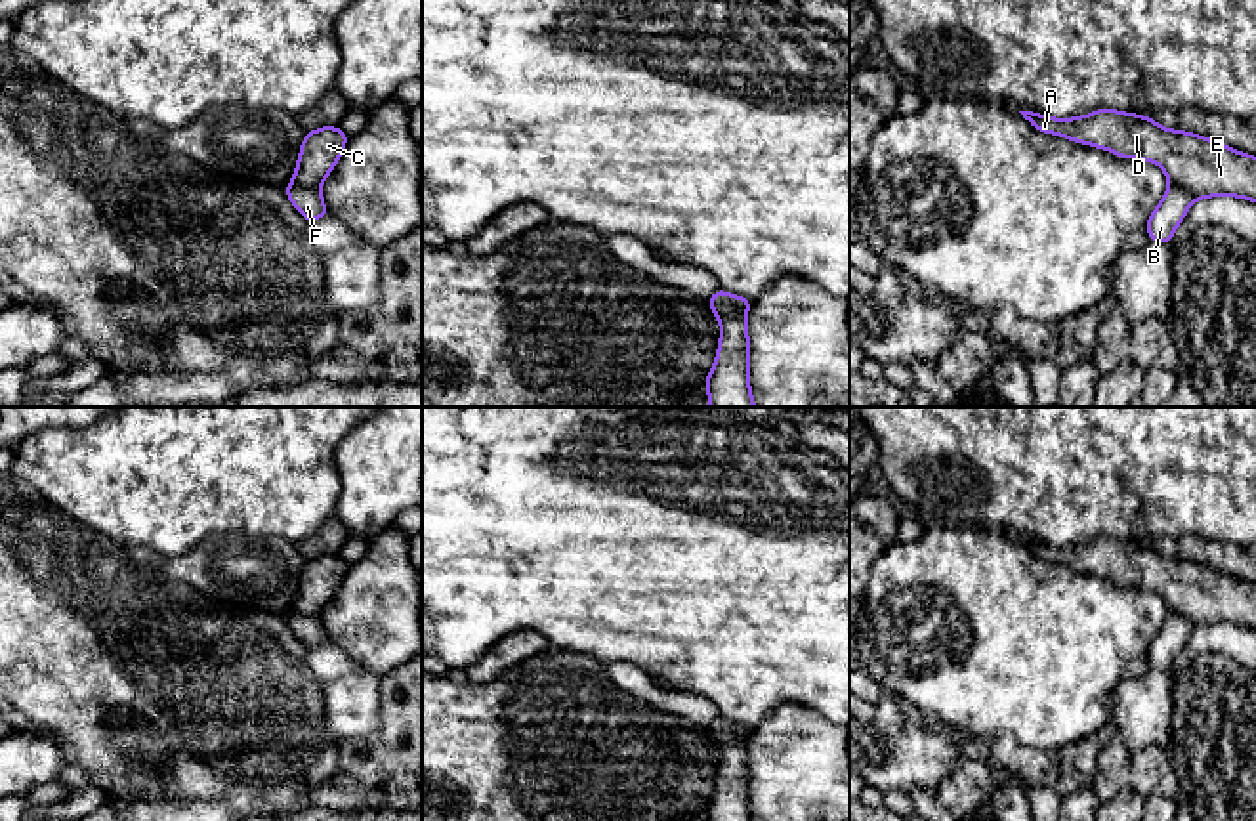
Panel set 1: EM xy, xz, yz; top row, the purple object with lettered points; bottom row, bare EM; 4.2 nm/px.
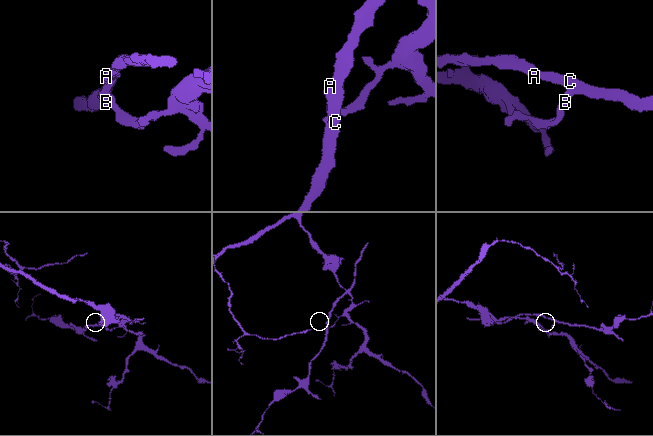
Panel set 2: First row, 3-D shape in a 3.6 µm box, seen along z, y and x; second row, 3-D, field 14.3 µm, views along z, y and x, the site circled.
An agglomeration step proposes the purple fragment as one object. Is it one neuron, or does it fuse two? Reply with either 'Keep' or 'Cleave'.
Cleave

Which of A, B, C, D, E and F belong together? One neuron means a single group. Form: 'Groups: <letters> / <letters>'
Groups: A C D E / B F

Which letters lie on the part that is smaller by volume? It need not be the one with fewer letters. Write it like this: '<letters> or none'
A, C, D, E

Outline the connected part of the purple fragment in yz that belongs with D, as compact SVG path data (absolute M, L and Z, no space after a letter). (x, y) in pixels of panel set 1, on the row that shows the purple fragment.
M1105 107L1077 118L1019 113L1044 134L1159 164L1170 185L1182 187L1193 200L1229 195L1256 202L1256 157L1210 137L1168 130L1149 116Z

